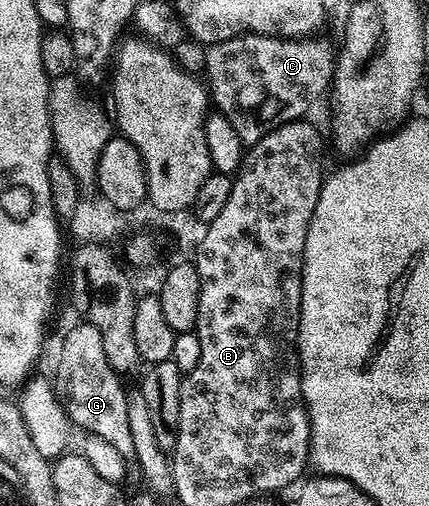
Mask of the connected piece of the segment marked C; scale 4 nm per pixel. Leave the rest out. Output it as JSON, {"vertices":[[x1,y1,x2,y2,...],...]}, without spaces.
{"vertices":[[247,33,223,42,215,42,206,52,204,82,217,113,228,116,232,128,240,135,243,147,255,146,262,137,273,130,282,130,290,122,297,122,310,110,310,105,331,89,334,81,336,46,326,38,276,38,265,34]]}

